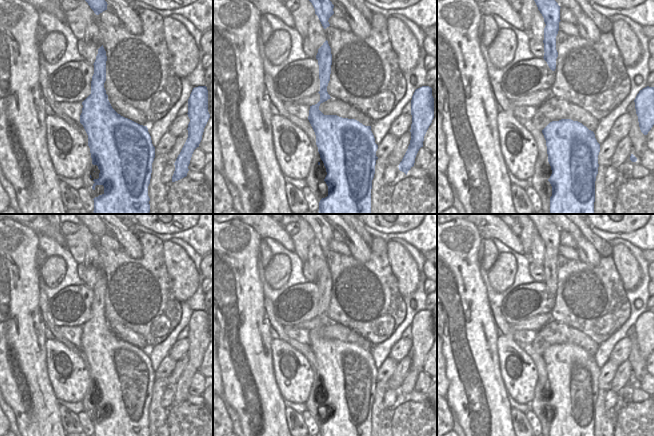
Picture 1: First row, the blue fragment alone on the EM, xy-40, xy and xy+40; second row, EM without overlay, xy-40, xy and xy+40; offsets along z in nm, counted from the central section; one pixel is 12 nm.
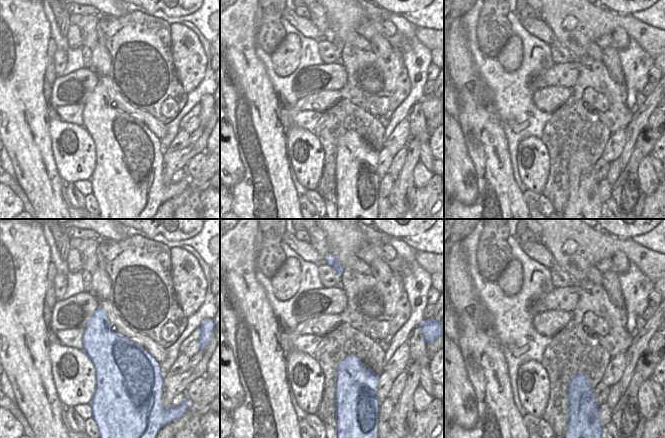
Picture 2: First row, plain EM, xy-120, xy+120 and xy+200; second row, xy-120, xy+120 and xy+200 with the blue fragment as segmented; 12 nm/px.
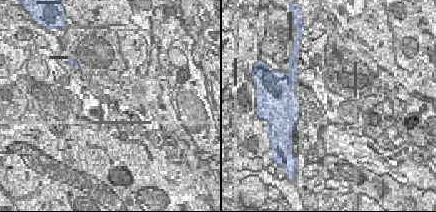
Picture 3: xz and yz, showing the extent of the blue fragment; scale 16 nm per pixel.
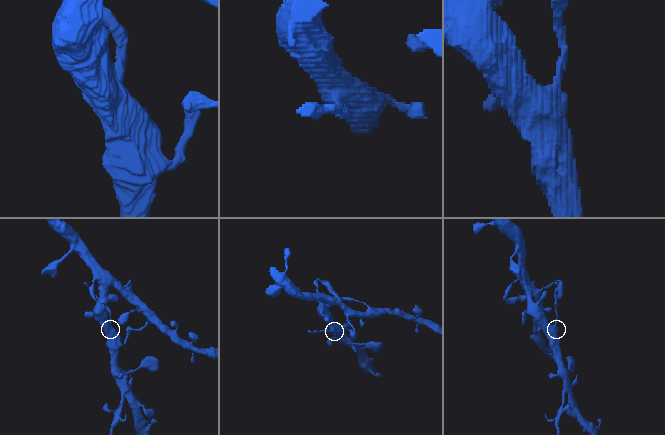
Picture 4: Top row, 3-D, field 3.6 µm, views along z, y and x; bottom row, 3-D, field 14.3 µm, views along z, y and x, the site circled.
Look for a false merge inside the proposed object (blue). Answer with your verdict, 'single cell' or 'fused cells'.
fused cells

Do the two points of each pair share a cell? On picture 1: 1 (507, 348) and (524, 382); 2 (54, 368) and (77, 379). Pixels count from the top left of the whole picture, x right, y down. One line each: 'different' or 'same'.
1: same
2: same

